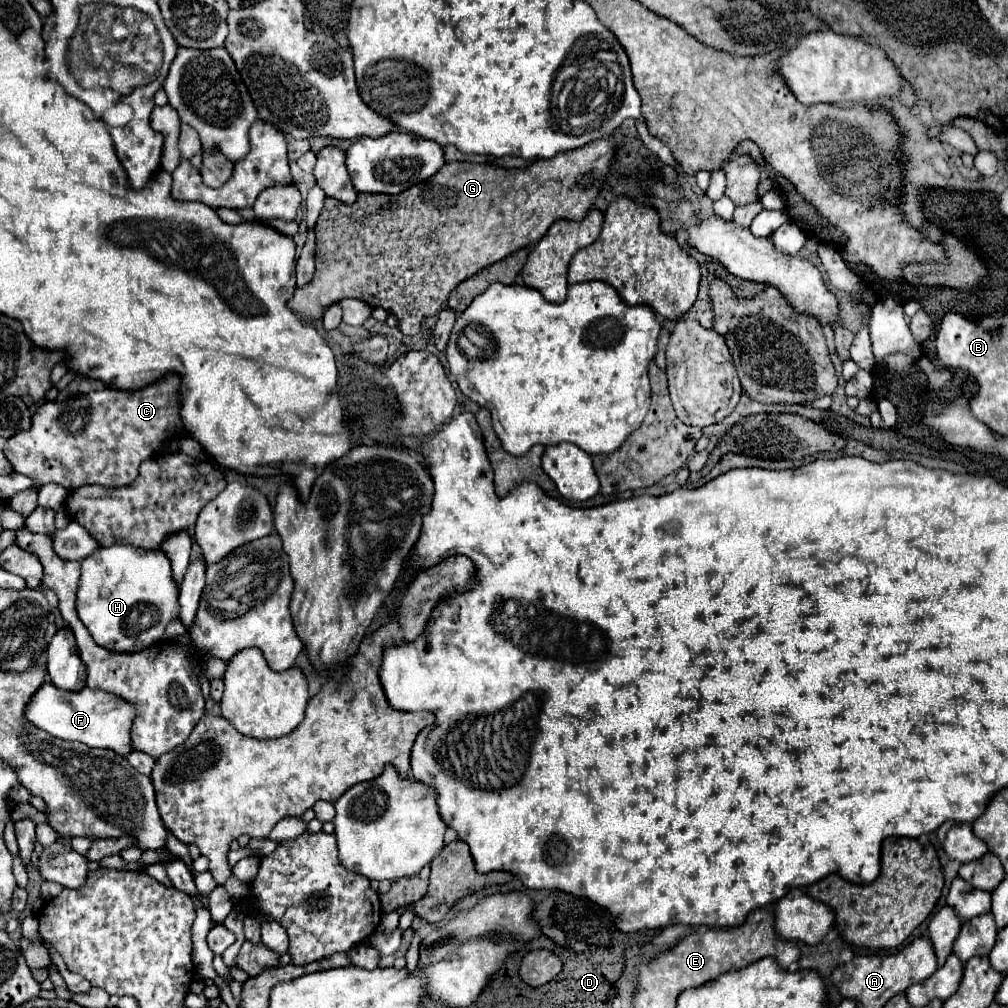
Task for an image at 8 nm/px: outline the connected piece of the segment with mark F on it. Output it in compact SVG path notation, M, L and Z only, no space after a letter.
M44 683L28 701L24 709L24 719L52 737L66 741L80 741L88 747L112 749L118 755L128 755L130 747L130 723L134 719L134 709L126 701L112 697L104 691L90 691L84 687L78 693L56 689L52 683Z

